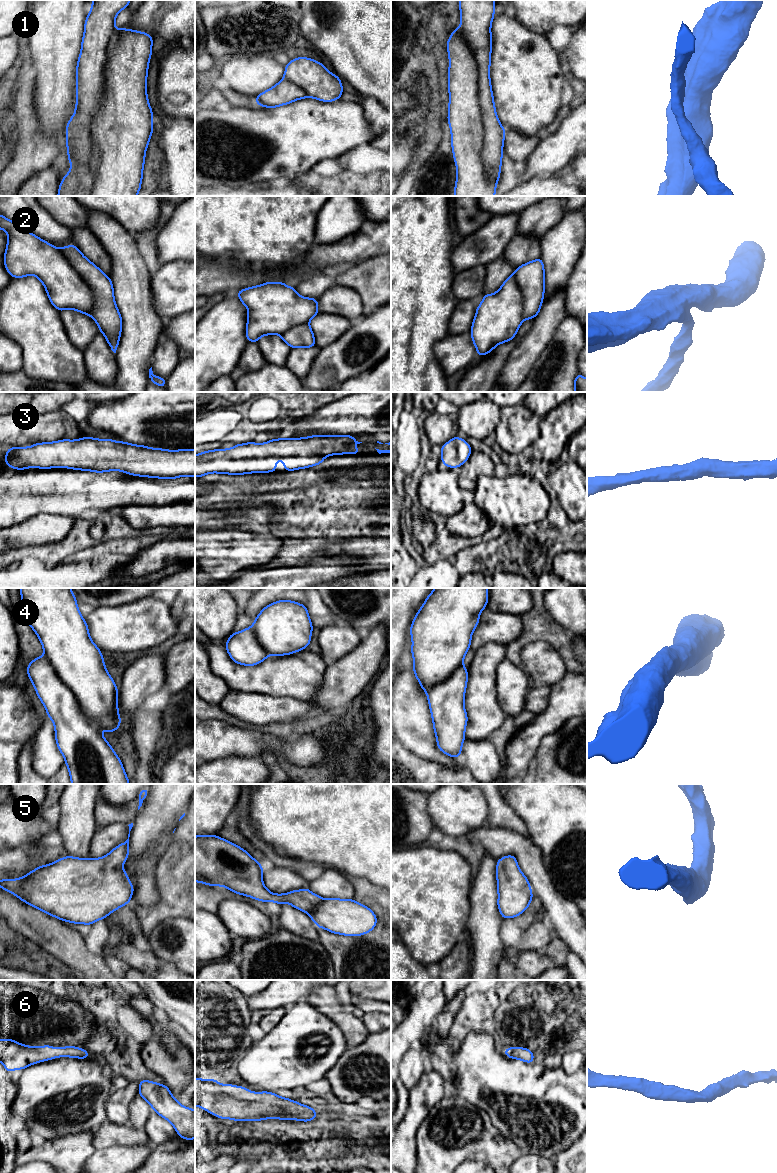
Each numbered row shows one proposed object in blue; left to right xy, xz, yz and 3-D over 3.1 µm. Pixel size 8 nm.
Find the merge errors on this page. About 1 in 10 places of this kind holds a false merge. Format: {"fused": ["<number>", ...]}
{"fused": []}

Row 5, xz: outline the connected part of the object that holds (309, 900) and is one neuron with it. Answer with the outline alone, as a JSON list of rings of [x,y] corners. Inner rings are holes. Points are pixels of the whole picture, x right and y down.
[[[217,835],[195,836],[195,882],[201,882],[208,886],[223,886],[236,894],[248,896],[262,902],[276,902],[280,905],[289,903],[295,909],[307,913],[318,928],[326,929],[334,934],[362,936],[375,928],[377,917],[374,912],[354,899],[323,899],[311,892],[307,887],[285,894],[270,892],[263,883],[263,868],[243,848],[228,840]]]

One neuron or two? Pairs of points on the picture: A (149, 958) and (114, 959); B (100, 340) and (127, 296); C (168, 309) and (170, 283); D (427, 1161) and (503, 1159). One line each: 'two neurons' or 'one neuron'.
A: one neuron
B: two neurons
C: one neuron
D: one neuron

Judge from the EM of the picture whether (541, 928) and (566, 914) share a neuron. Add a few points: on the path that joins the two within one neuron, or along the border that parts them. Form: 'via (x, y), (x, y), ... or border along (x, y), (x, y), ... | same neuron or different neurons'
border along (545, 919), (548, 921) | different neurons

